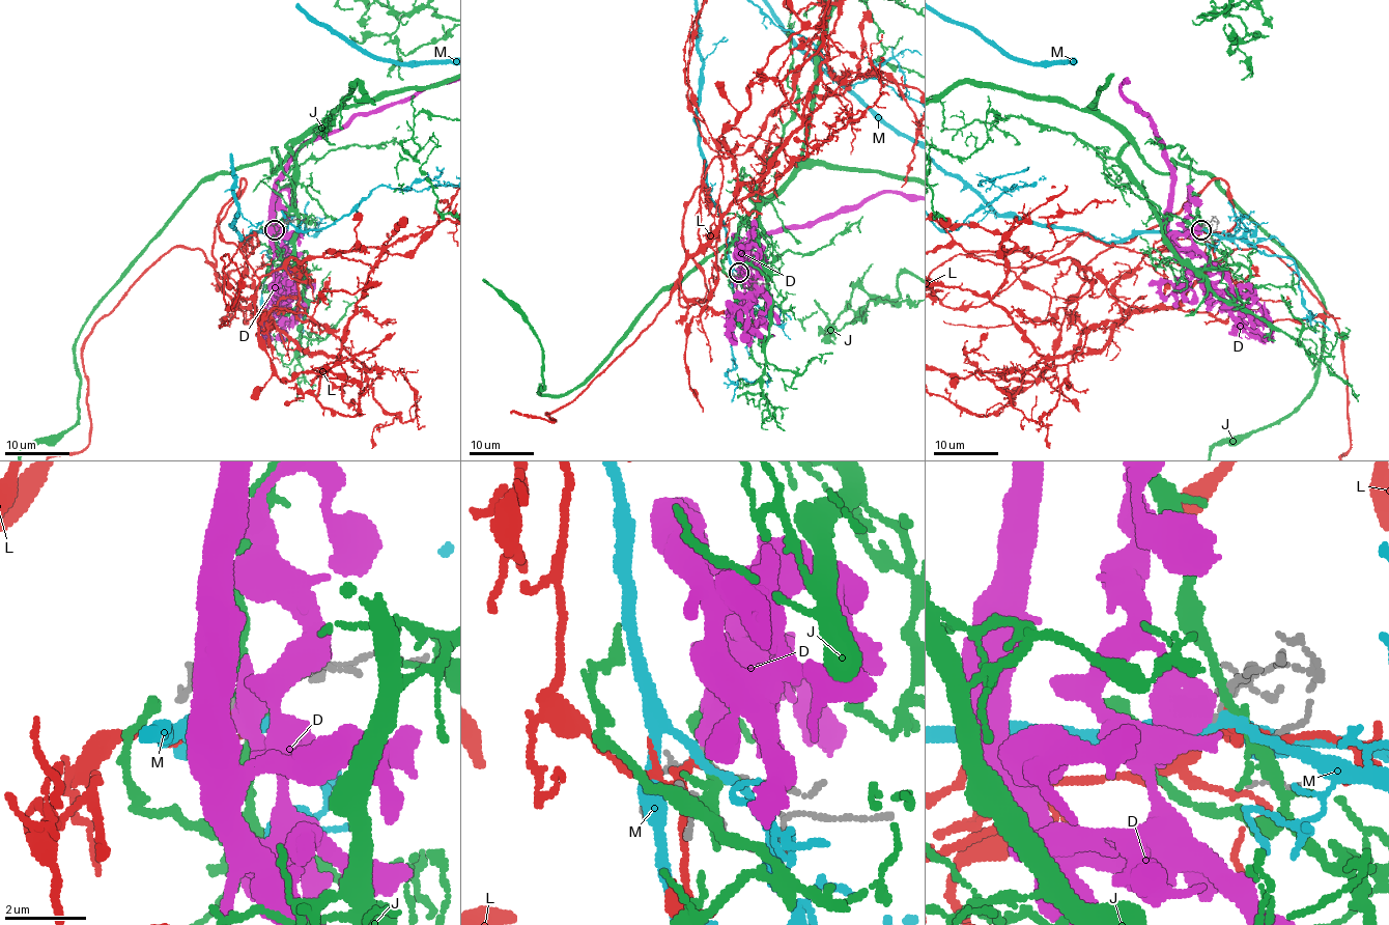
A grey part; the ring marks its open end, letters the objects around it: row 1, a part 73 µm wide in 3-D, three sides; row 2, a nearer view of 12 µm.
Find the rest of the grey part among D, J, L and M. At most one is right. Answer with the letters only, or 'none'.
none

